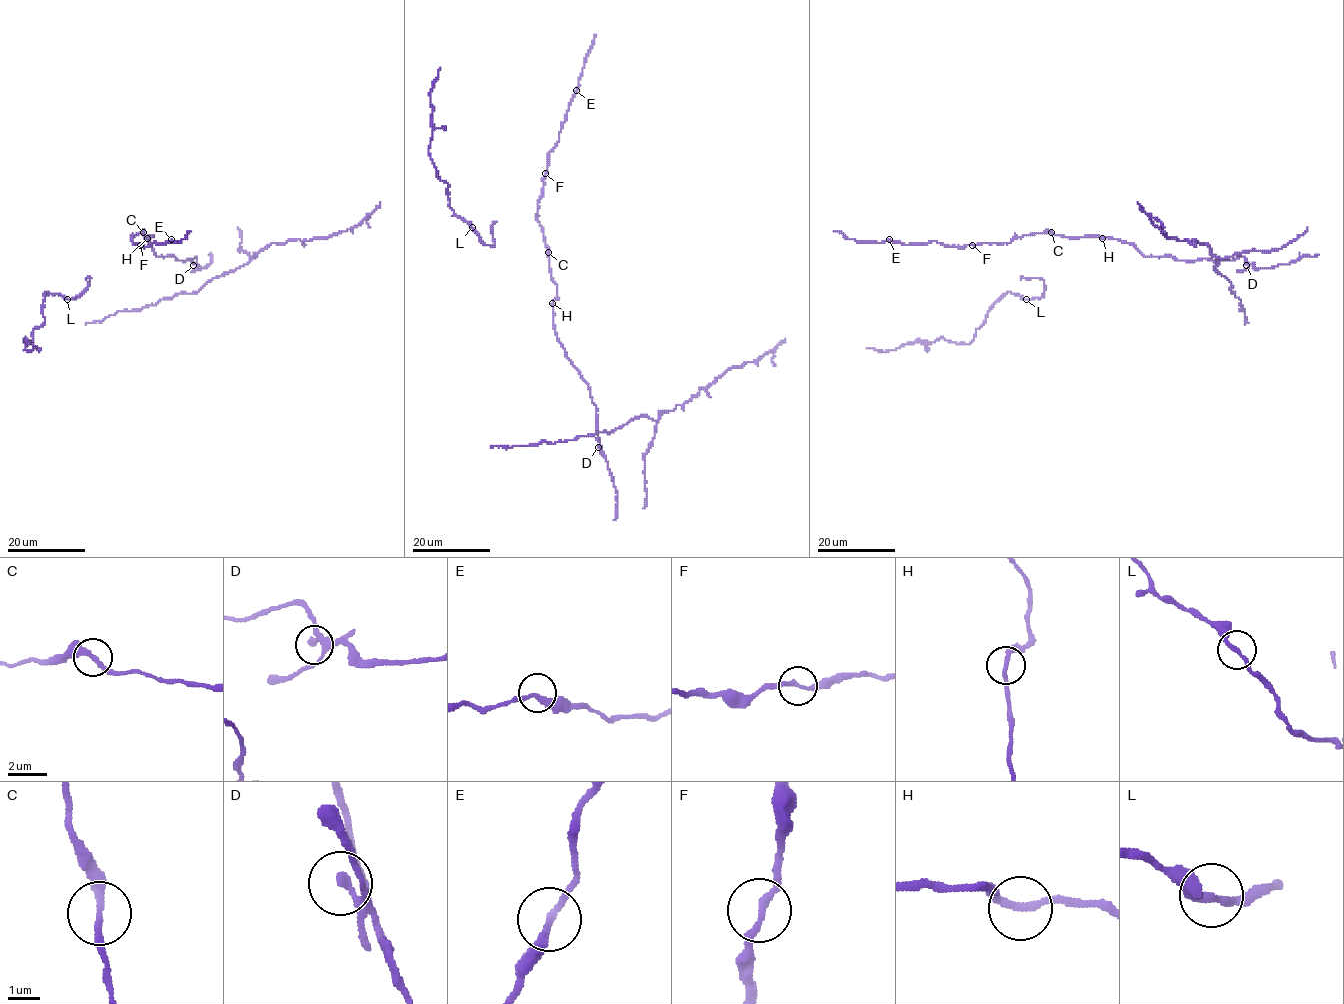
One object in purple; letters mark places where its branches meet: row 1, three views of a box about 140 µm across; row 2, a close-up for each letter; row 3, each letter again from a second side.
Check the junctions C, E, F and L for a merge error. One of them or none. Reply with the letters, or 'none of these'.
C

